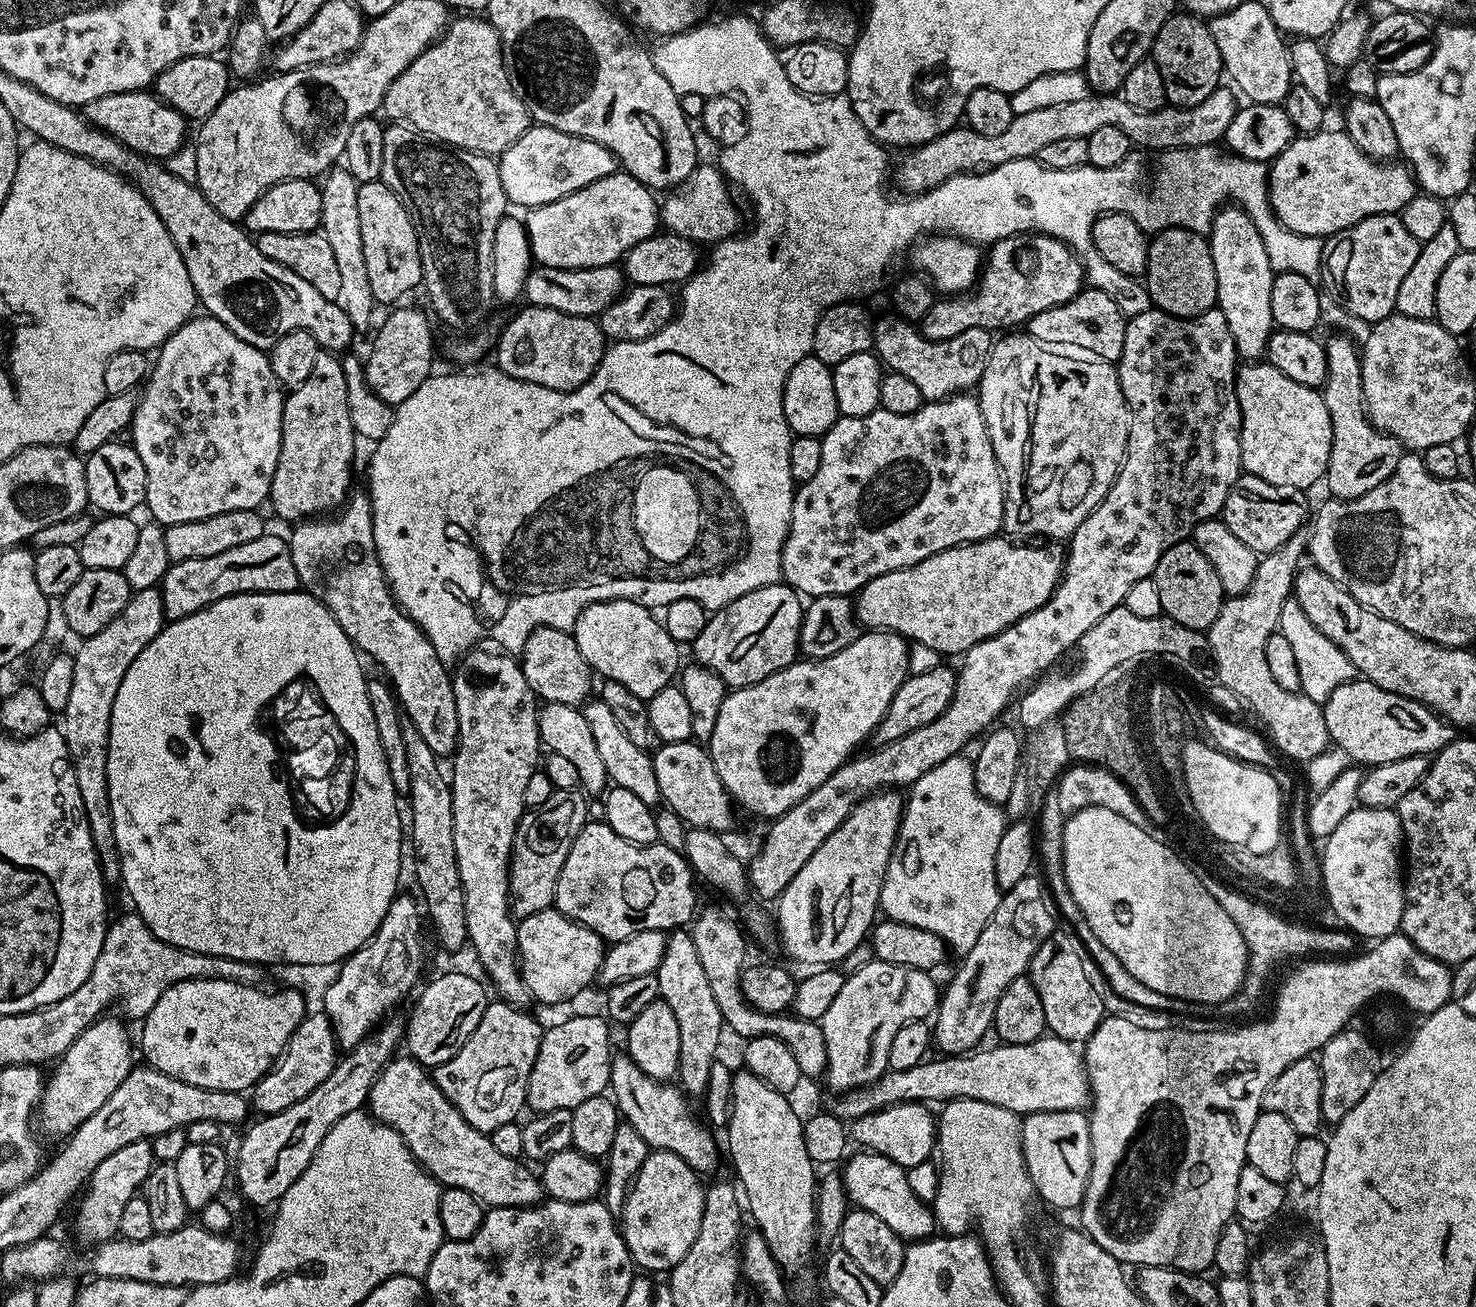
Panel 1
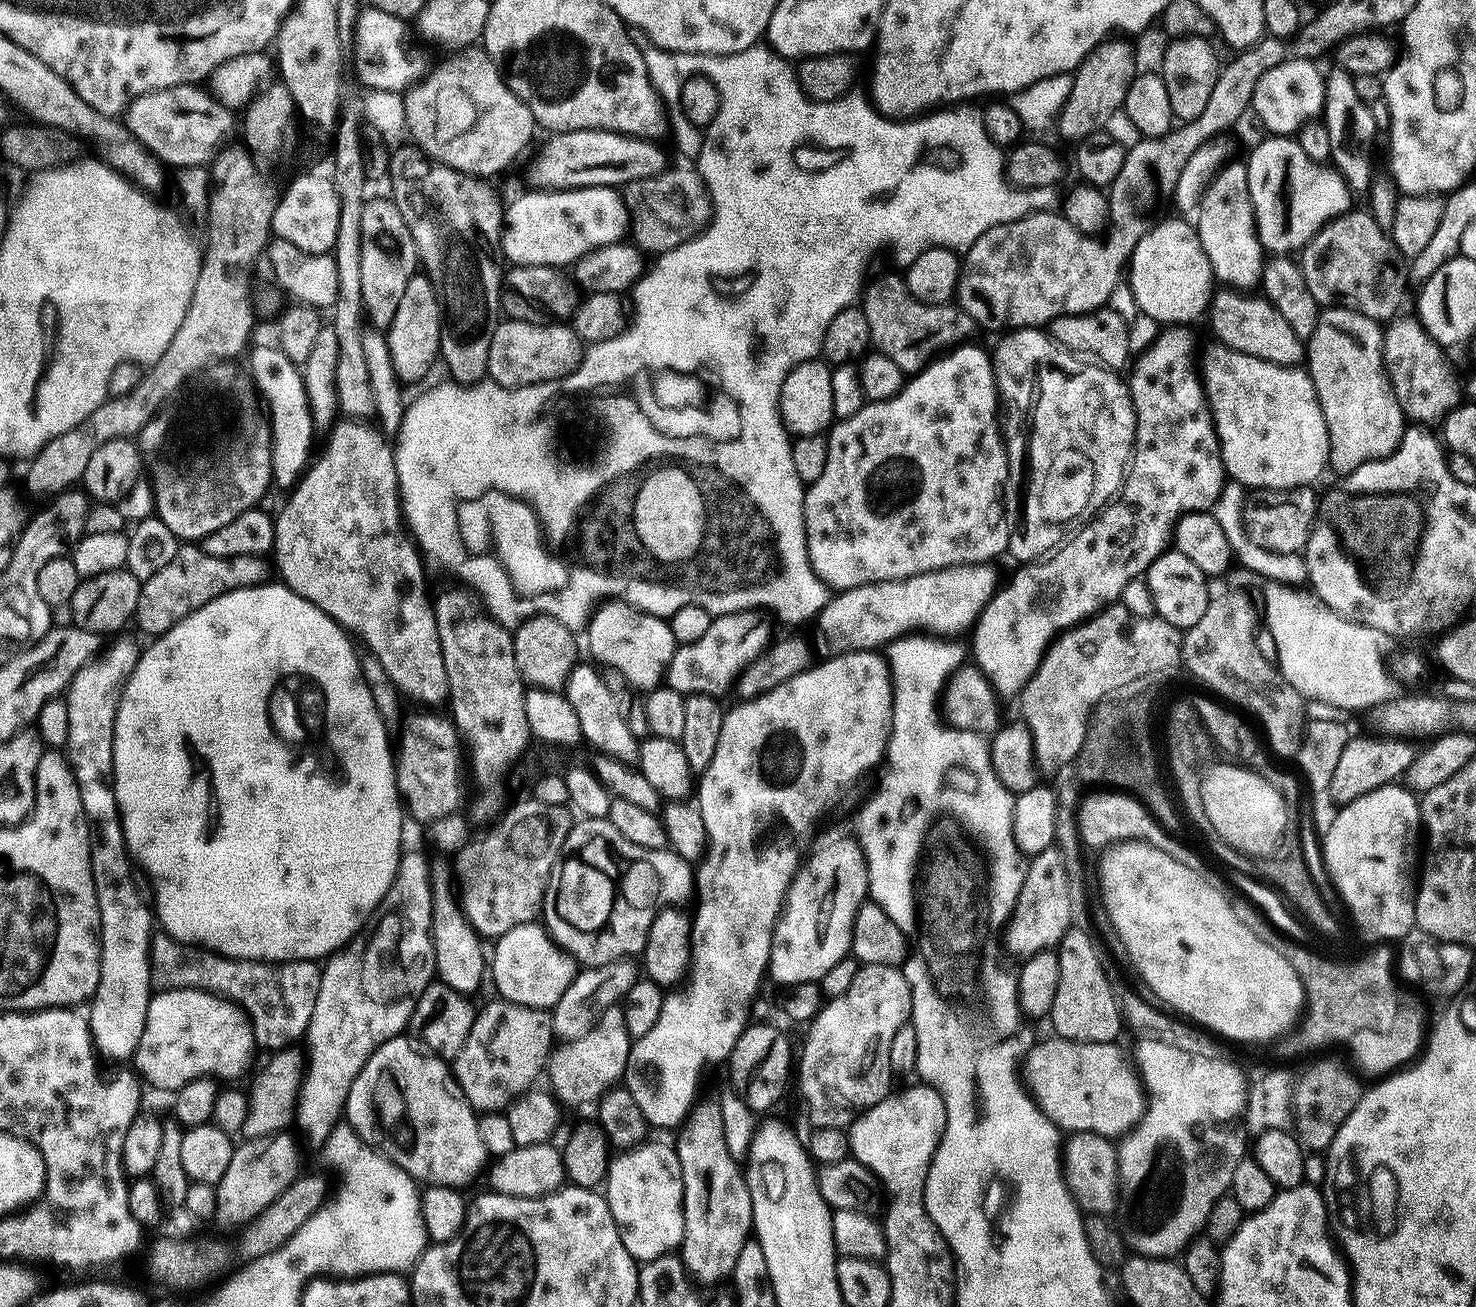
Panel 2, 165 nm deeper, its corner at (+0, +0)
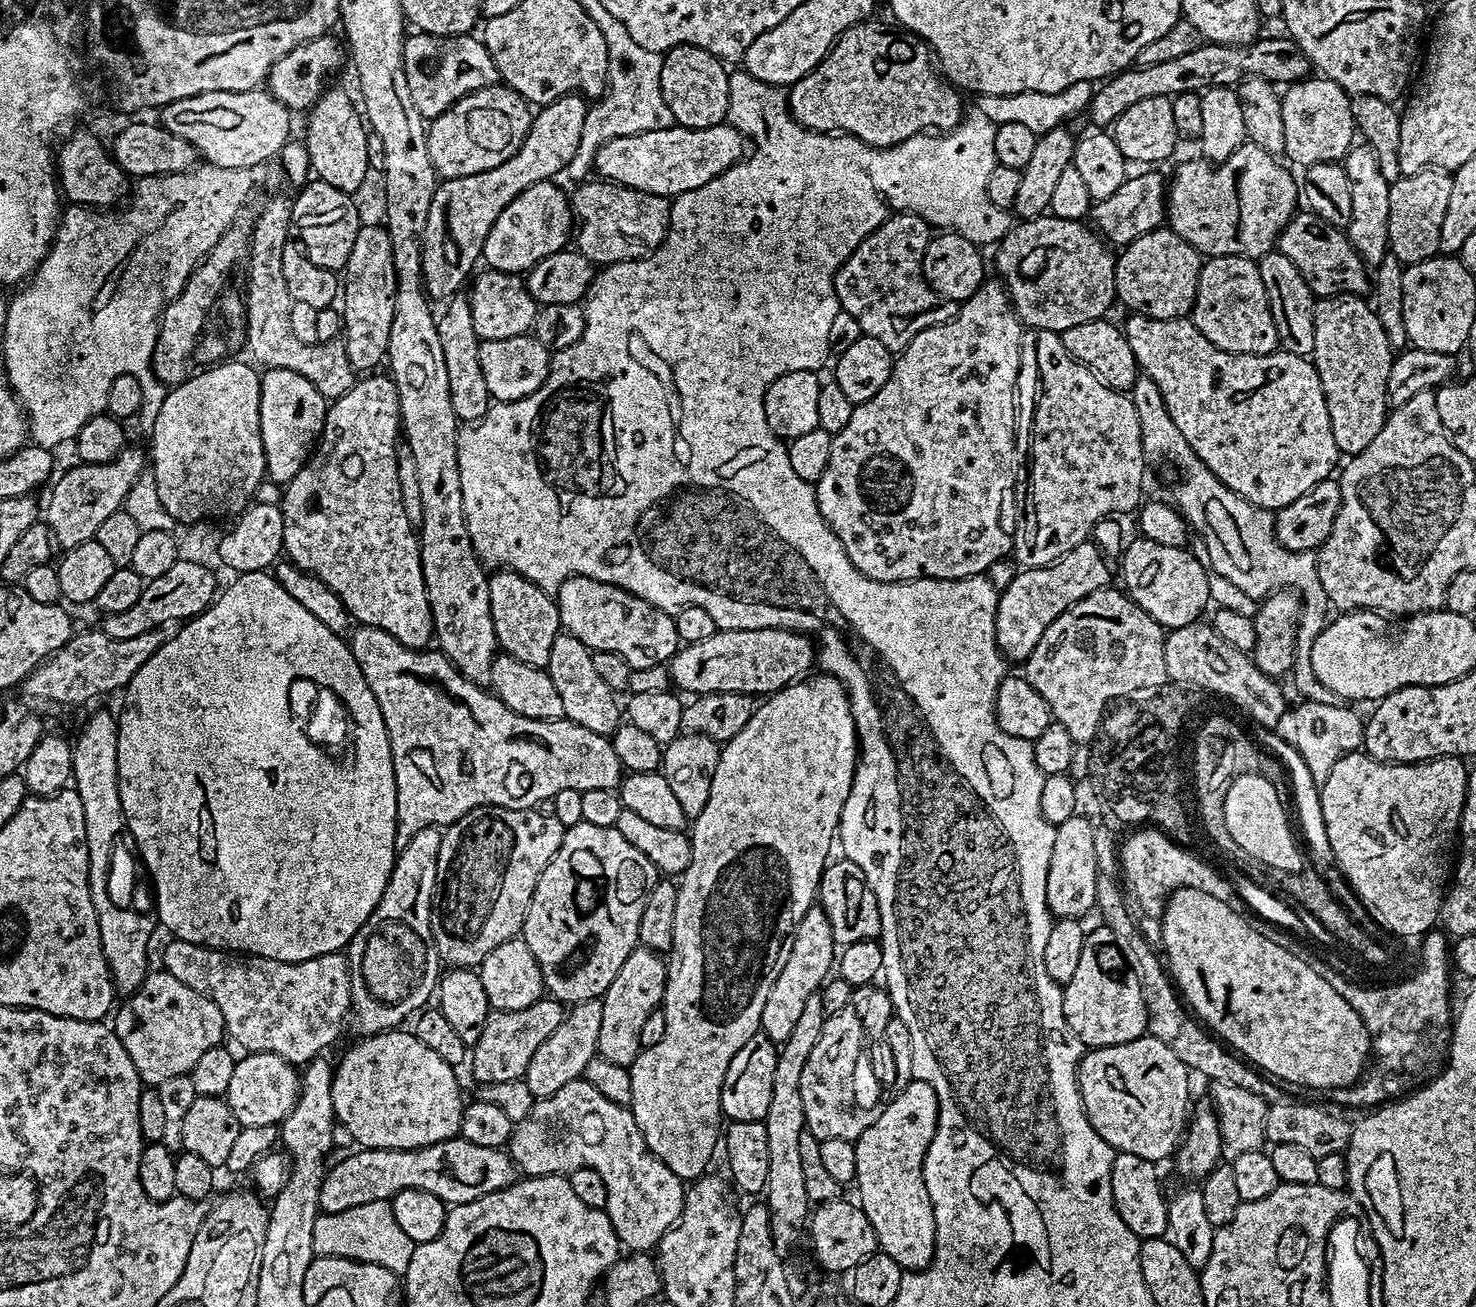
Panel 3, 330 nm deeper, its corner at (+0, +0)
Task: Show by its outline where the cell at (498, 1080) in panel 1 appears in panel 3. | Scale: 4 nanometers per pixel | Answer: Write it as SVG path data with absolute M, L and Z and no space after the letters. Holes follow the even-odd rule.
M541 998L522 1010L493 1011L486 1026L482 1026L478 1042L470 1048L472 1076L477 1080L475 1083L483 1086L521 1079L530 1066L530 1058L534 1058L534 1050L538 1050L538 1046L542 1046L542 1042L546 1042L554 1030L558 1030L565 1011L565 1005L551 998Z

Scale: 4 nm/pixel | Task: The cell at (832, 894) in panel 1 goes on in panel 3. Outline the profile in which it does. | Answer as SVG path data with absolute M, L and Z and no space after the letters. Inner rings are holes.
M813 906L802 918L802 922L798 922L796 932L792 935L790 958L786 958L786 966L782 966L782 974L778 974L774 986L770 986L766 1006L762 1006L760 1027L778 1046L783 1044L786 1038L790 1038L790 1030L794 1030L794 1022L798 1022L802 1010L806 1007L806 998L810 998L810 994L820 992L822 985L829 979L828 971L831 968L833 971L837 956L838 945L832 936L830 922L823 908Z

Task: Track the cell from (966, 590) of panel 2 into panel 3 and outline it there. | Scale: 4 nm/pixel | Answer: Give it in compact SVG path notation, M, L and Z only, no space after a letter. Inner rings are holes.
M726 628L717 630L703 642L684 644L670 661L670 680L681 693L705 696L715 692L743 692L745 696L756 698L759 692L779 692L811 673L817 660L817 645L811 635L803 632L793 632L790 628Z

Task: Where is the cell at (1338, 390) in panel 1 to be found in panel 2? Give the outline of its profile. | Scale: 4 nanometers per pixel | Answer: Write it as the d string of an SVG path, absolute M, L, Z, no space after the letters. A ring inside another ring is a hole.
M1325 307L1320 313L1314 334L1306 342L1306 371L1312 379L1322 414L1326 418L1330 438L1328 468L1331 471L1339 474L1353 472L1366 462L1390 455L1399 446L1404 436L1406 417L1392 389L1388 371L1384 369L1384 333L1377 321L1349 308Z

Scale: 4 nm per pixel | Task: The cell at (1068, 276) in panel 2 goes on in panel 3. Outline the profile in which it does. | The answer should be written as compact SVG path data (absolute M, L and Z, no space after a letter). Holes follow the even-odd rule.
M1045 214L1033 220L1020 220L999 244L995 245L996 272L1004 285L1004 291L1015 308L1021 325L1041 328L1051 332L1065 332L1070 326L1082 326L1082 322L1103 320L1109 315L1116 294L1117 253L1087 223L1067 220Z

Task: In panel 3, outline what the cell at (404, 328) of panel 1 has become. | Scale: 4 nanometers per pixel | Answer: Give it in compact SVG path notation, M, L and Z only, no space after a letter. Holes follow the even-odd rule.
M579 94L563 96L554 102L543 105L533 115L532 125L528 127L526 138L518 146L518 150L502 166L494 166L494 170L486 170L482 174L469 176L454 176L437 183L436 193L430 202L430 214L426 214L426 230L420 239L422 250L422 274L424 275L424 290L429 301L444 300L452 296L473 275L472 267L476 260L481 259L484 243L502 210L522 194L530 186L543 180L552 180L565 167L571 165L574 154L578 154L578 142L582 142L582 122L589 110L589 103Z

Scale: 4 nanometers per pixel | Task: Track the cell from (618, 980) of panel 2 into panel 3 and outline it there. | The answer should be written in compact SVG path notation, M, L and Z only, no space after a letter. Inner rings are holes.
M603 999L584 1000L581 1004L571 1005L565 1011L562 1022L530 1058L530 1066L525 1070L523 1080L530 1086L530 1094L537 1098L552 1096L562 1086L581 1079L586 1064L598 1055L598 1034L602 1031Z

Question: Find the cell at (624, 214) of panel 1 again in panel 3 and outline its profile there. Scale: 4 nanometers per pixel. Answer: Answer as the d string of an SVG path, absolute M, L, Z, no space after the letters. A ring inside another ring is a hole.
M543 180L518 194L494 222L484 243L482 260L498 272L527 273L529 268L555 252L569 247L574 232L574 208L562 189L552 180Z

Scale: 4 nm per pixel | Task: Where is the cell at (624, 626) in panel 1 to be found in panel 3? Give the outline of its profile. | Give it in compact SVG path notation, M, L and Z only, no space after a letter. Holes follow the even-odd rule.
M571 576L562 582L554 599L560 607L561 629L567 635L578 638L578 642L585 644L592 652L610 650L610 654L626 658L633 670L667 665L681 647L676 621L669 613L616 584L589 576Z

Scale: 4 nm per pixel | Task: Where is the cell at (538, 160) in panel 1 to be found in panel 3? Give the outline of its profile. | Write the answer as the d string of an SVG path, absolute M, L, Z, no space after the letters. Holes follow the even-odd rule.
M727 122L706 129L673 126L606 142L596 152L594 168L596 164L605 181L621 184L623 188L675 198L684 192L698 190L698 186L706 186L710 178L722 174L740 161L745 152L745 137Z

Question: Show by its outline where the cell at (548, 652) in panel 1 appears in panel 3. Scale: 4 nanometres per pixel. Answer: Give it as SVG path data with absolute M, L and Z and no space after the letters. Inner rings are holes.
M511 570L493 571L488 577L488 585L499 647L526 666L547 669L550 652L554 650L554 638L562 632L560 607L555 599L522 574Z

